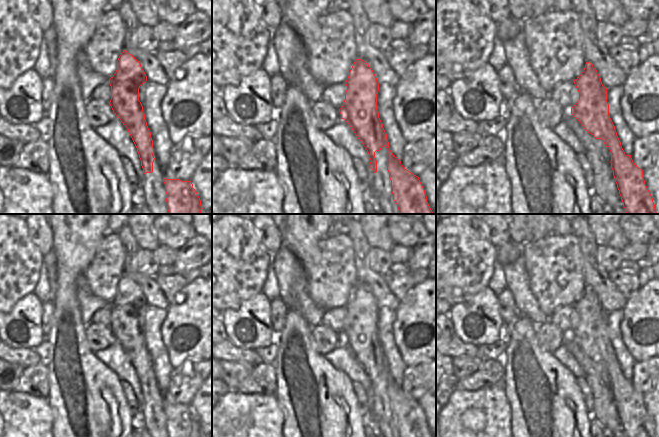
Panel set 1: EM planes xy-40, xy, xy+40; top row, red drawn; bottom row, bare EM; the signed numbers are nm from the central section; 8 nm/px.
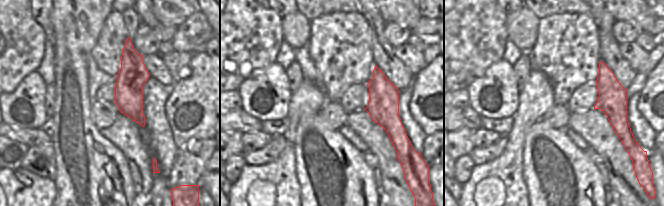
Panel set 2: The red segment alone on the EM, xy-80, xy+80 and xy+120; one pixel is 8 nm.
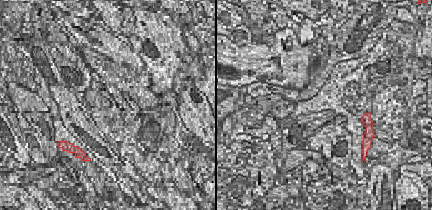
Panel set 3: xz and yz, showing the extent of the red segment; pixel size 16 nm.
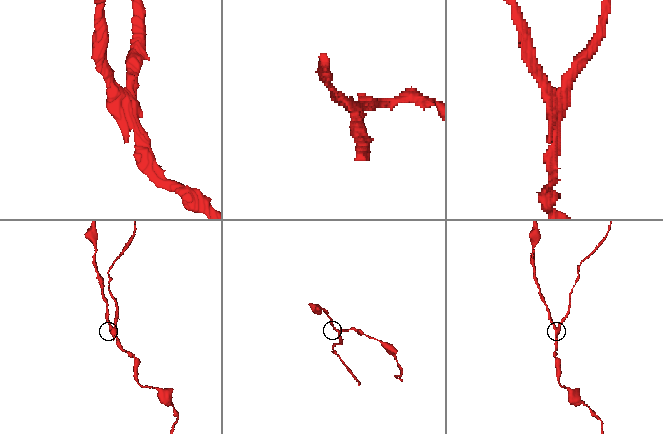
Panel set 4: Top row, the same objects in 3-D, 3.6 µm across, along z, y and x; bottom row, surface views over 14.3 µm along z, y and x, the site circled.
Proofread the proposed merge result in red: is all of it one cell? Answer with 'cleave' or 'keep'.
cleave

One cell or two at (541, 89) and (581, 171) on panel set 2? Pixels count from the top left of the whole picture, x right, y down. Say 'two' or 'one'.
two

